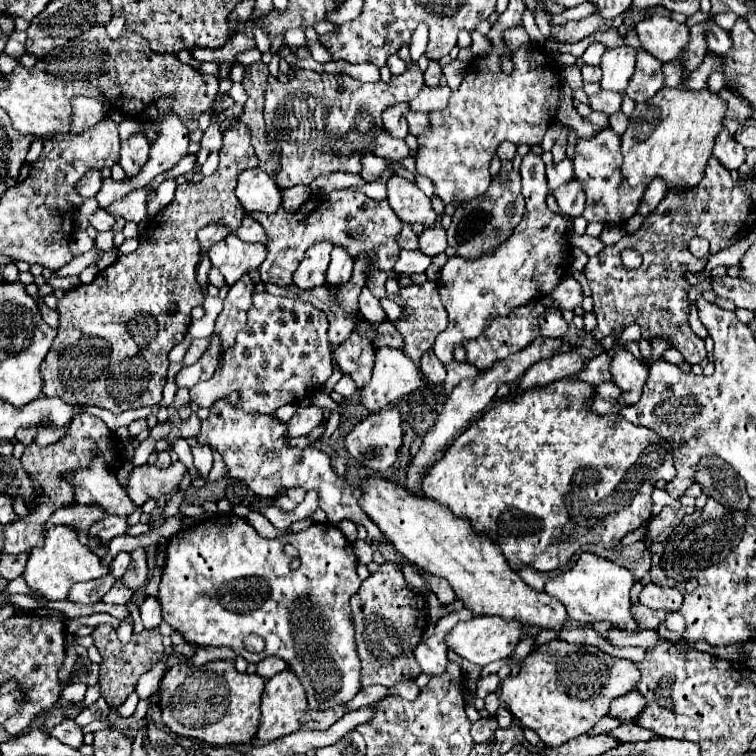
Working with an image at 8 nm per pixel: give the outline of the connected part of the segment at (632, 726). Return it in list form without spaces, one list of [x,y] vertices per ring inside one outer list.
[[[634,721],[630,723],[624,723],[612,731],[608,731],[608,735],[616,737],[620,743],[636,743],[636,741],[648,741],[654,737],[654,733],[650,733],[648,729],[642,729],[638,727]]]

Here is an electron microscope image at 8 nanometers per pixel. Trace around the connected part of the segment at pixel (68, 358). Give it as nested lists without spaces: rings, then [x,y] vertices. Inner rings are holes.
[[[236,123],[224,133],[220,165],[214,175],[204,177],[200,183],[178,185],[174,201],[166,205],[156,217],[152,217],[144,231],[140,231],[140,247],[134,253],[118,257],[112,265],[102,269],[92,283],[80,283],[78,287],[66,291],[56,307],[60,315],[56,341],[40,365],[44,381],[42,391],[46,397],[58,397],[68,405],[92,403],[112,413],[160,403],[162,389],[166,385],[166,371],[170,365],[168,353],[184,339],[190,325],[190,311],[204,301],[196,281],[196,267],[200,261],[200,243],[196,239],[196,231],[200,225],[210,223],[208,217],[212,217],[212,223],[228,225],[232,231],[238,229],[244,209],[234,197],[234,187],[238,175],[248,167],[256,167],[256,155],[250,145],[250,131],[246,125]]]

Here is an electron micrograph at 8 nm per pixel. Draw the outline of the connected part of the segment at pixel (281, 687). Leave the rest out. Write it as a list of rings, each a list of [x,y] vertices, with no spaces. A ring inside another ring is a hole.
[[[286,669],[282,673],[278,673],[276,677],[272,677],[270,681],[266,681],[266,689],[264,689],[264,695],[262,695],[262,707],[260,707],[262,719],[260,719],[256,737],[260,741],[274,741],[274,739],[286,737],[288,733],[302,729],[304,725],[312,730],[326,730],[344,715],[345,706],[346,703],[341,703],[324,711],[308,709],[306,693],[304,693],[298,677],[290,669]]]

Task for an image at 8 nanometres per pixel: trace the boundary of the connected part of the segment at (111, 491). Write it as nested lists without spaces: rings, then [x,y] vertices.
[[[100,455],[94,457],[88,469],[70,473],[68,483],[74,487],[74,501],[78,505],[100,505],[108,515],[118,517],[130,517],[136,509],[118,485],[116,475],[112,475],[108,465],[100,461]]]

